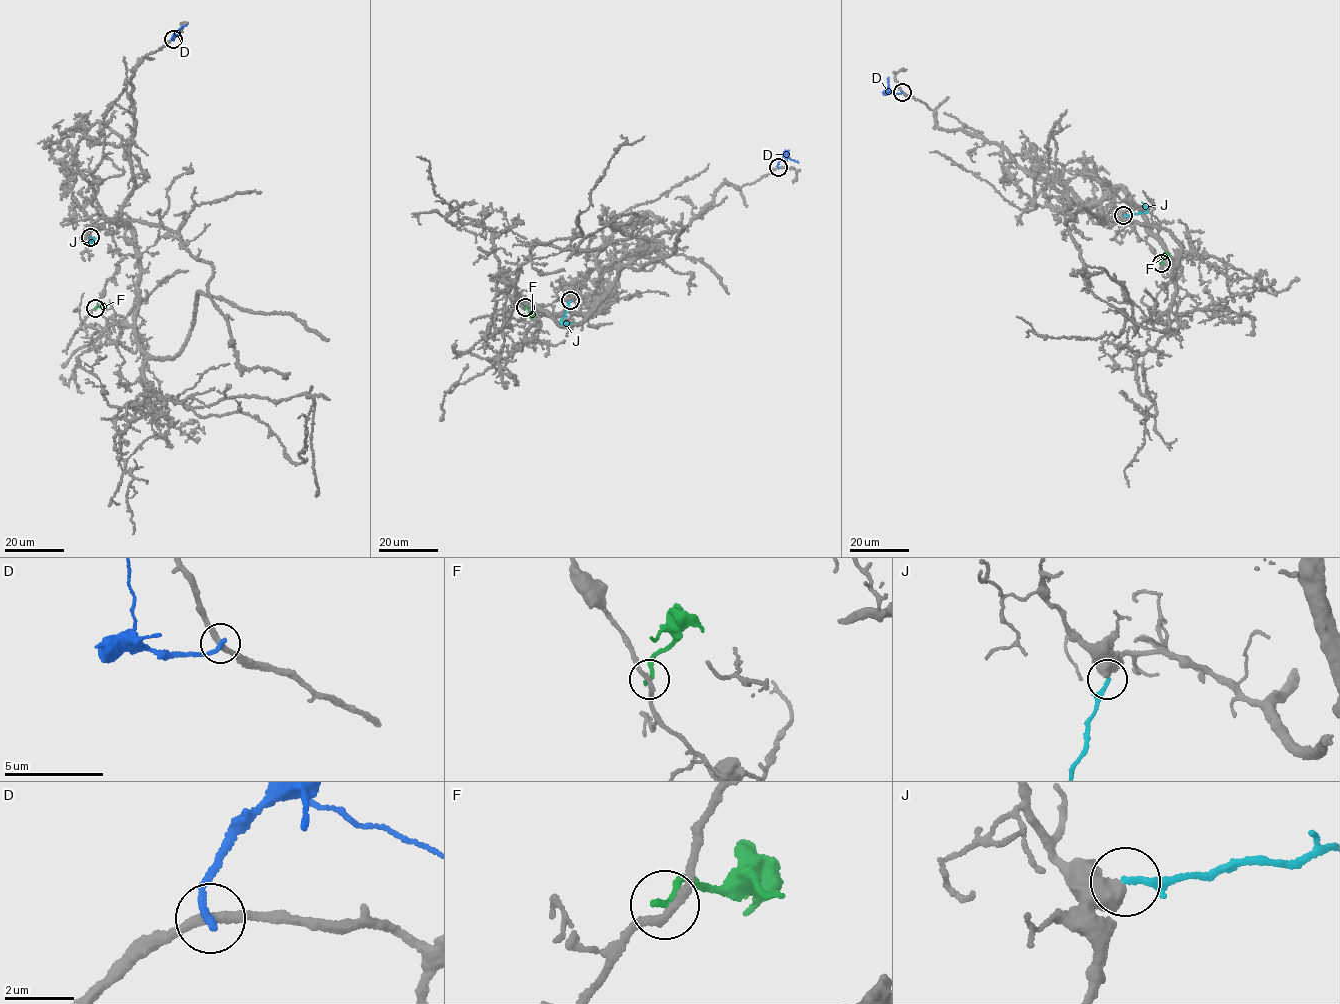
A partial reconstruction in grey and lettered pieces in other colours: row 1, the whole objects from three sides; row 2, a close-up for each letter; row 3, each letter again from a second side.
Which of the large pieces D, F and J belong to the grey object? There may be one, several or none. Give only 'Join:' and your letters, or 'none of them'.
Join: none of them

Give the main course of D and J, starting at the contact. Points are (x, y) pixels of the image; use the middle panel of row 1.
D: (778, 167), (785, 157), (798, 162)
J: (570, 300), (561, 323), (573, 322)

